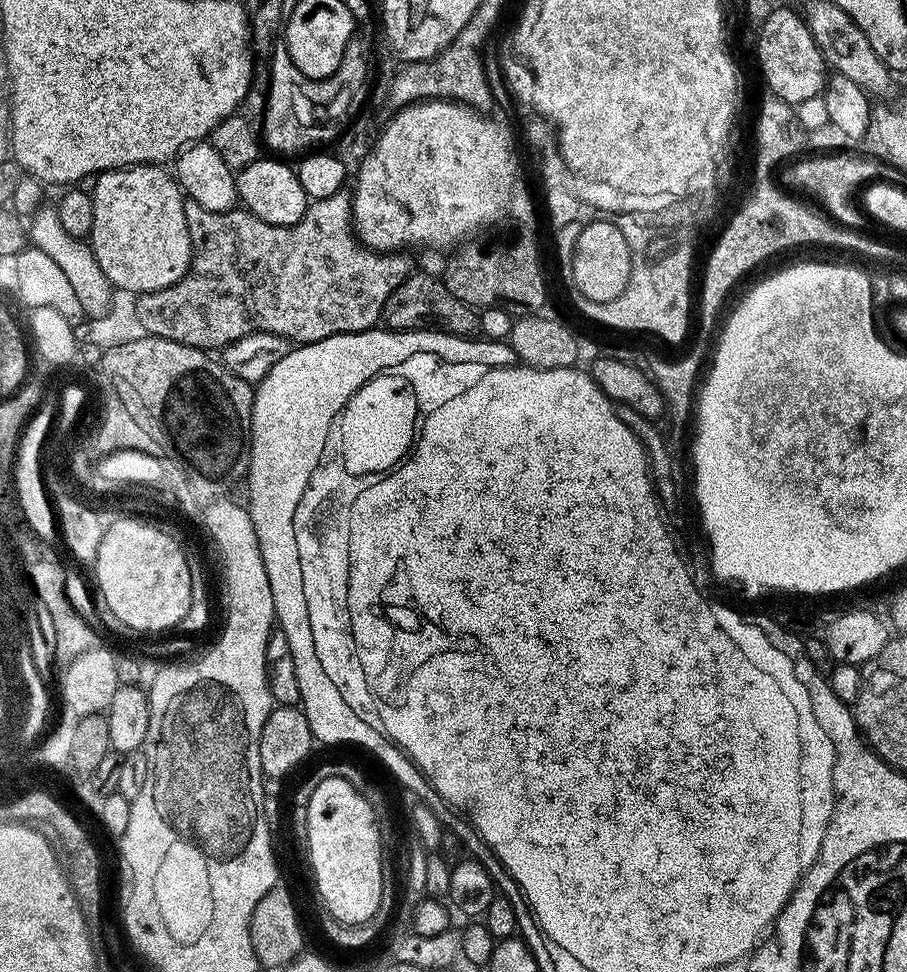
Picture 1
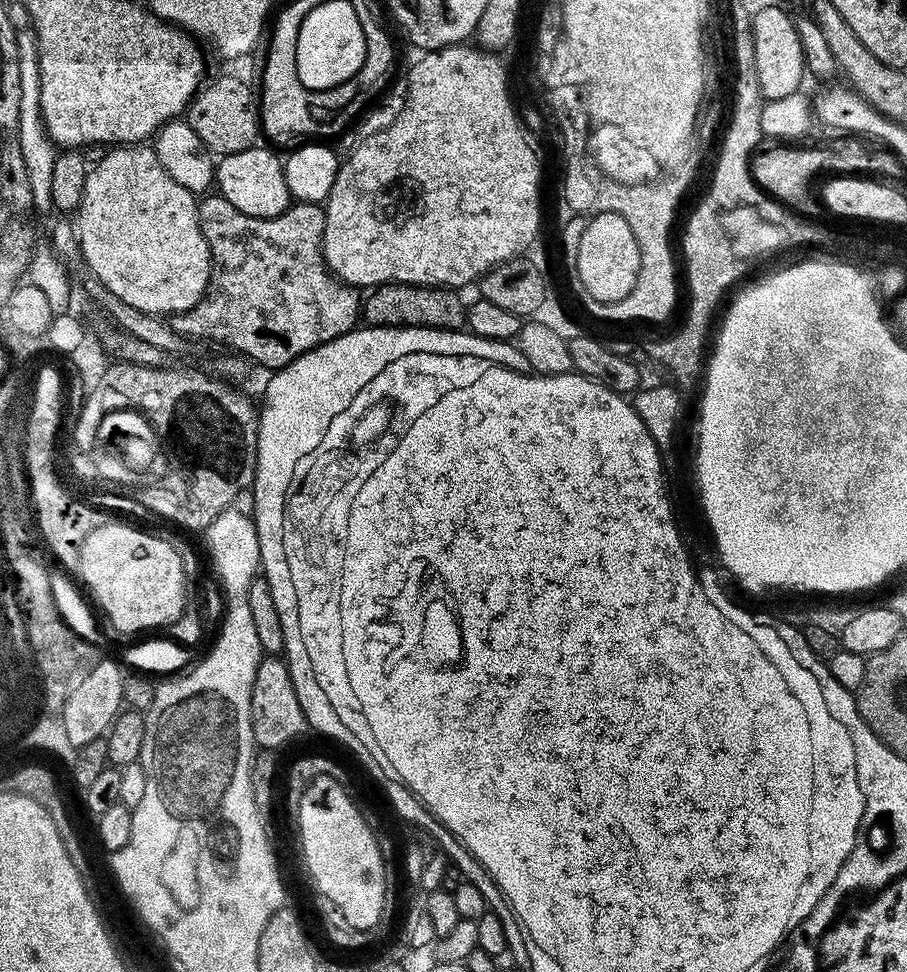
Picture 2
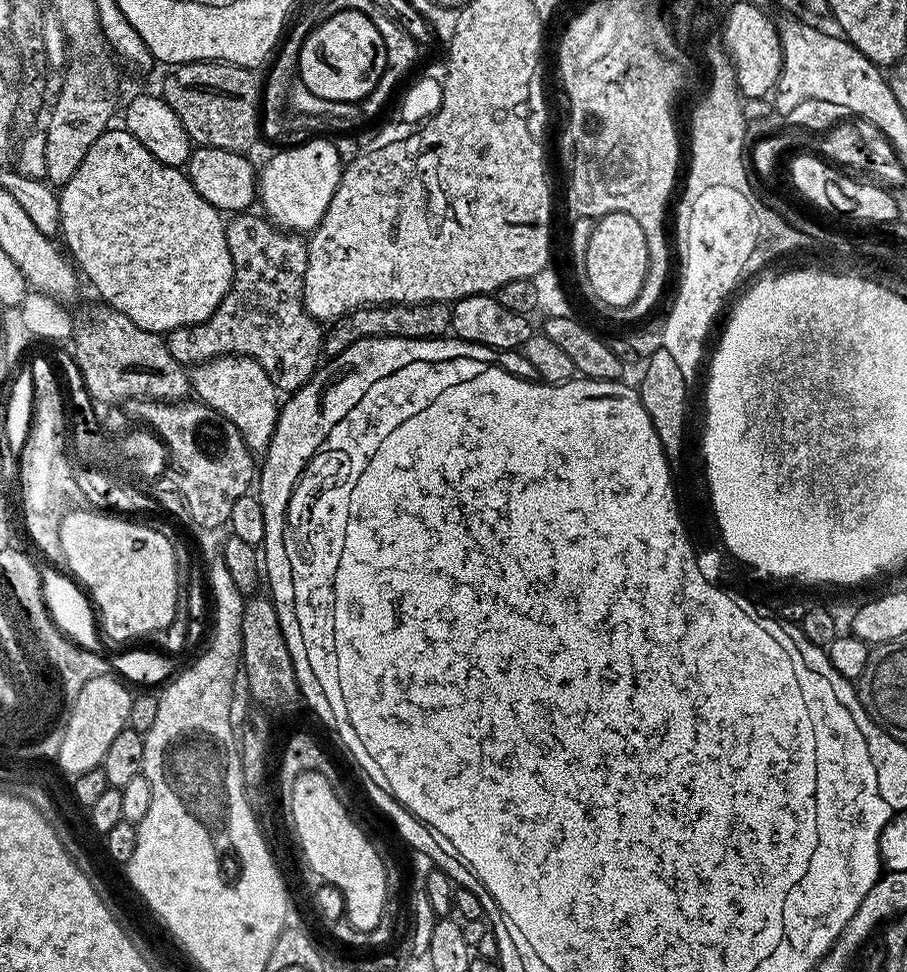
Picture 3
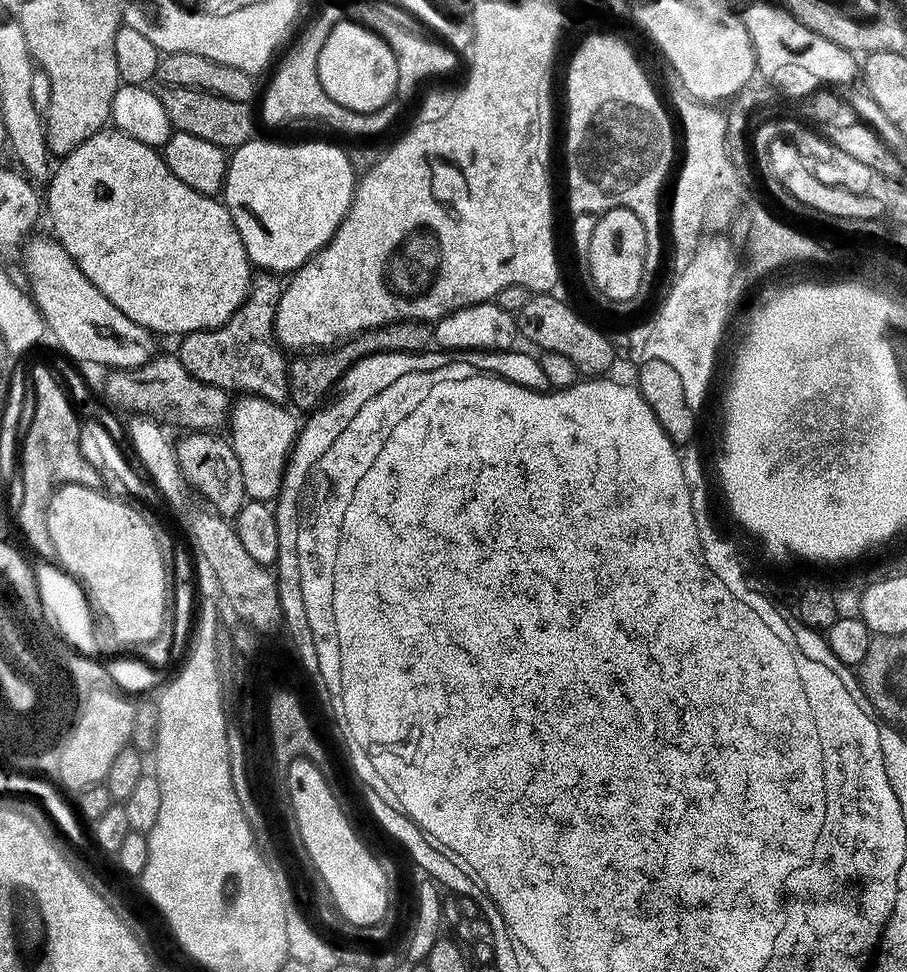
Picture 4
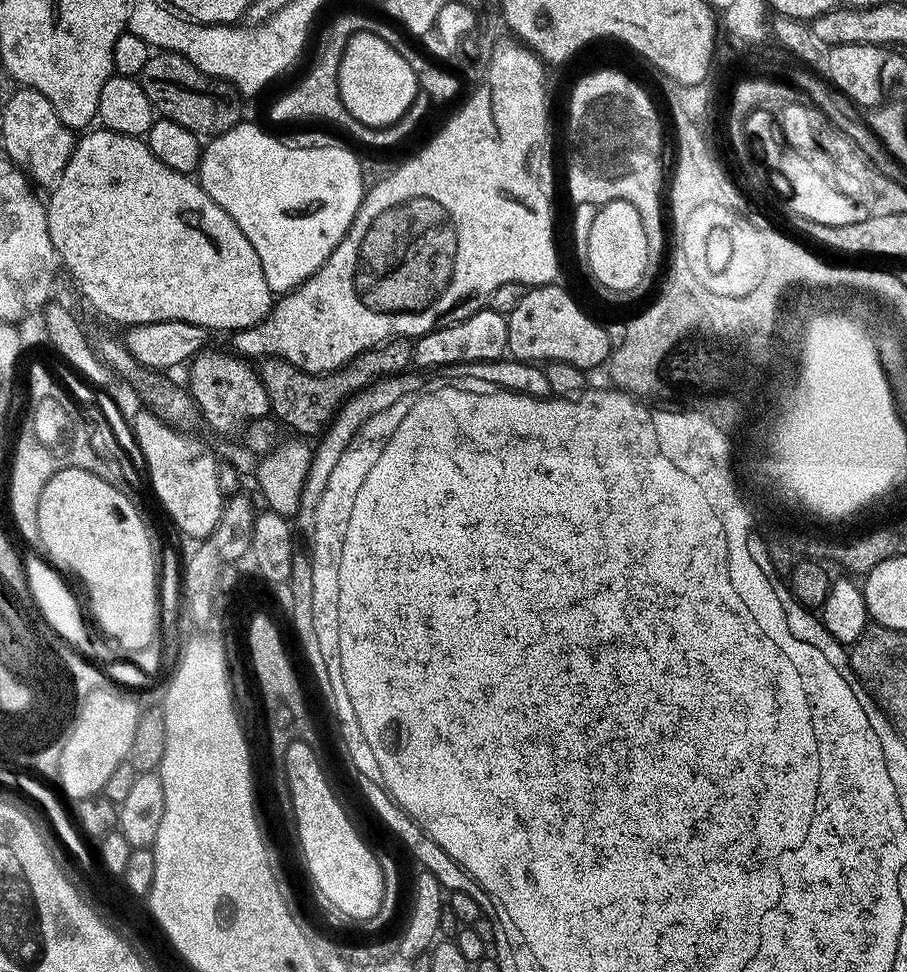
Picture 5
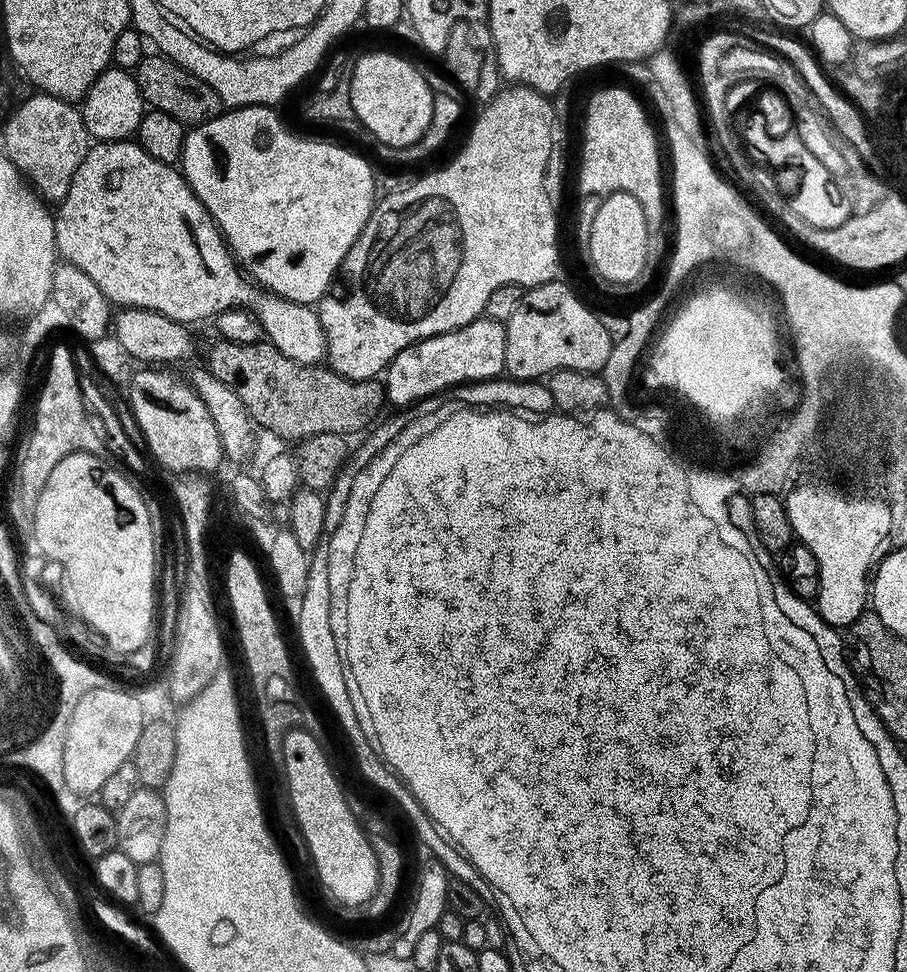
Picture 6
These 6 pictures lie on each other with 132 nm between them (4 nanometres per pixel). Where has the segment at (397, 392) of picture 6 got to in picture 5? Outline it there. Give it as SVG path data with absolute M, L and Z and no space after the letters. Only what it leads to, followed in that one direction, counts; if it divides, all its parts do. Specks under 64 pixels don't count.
M483 308L456 323L443 325L419 337L412 345L412 362L417 369L444 368L460 363L491 362L501 359L508 348L508 319L501 312Z

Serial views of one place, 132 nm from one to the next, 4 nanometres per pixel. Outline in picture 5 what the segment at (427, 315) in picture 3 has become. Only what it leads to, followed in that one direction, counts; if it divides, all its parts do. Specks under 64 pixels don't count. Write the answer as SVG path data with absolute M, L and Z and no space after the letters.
M408 338L385 340L383 344L374 346L370 350L362 350L346 365L336 372L301 372L290 362L279 358L268 358L259 365L258 373L264 383L266 394L269 395L271 415L279 421L285 429L293 428L293 433L304 438L323 433L328 425L335 420L342 407L351 396L361 392L363 388L377 384L387 376L401 375L413 367L413 341Z

